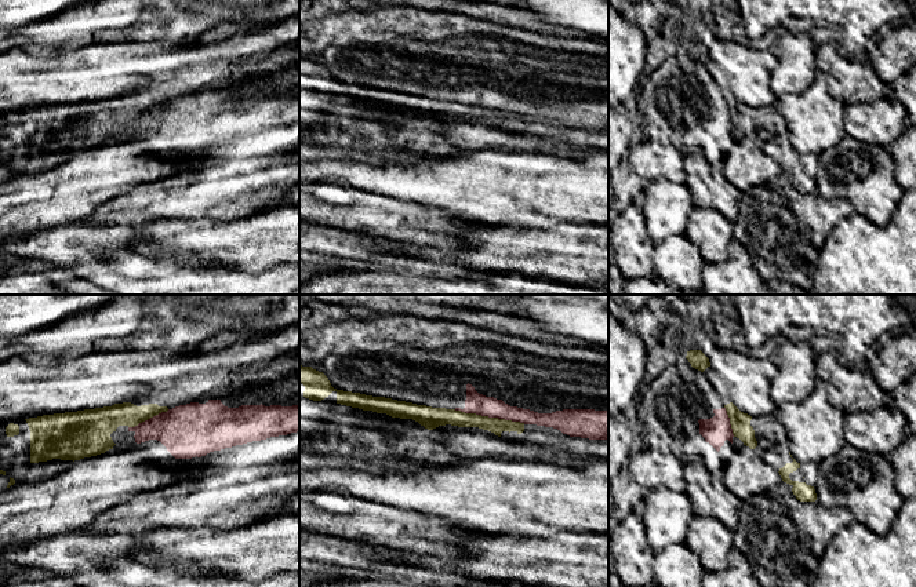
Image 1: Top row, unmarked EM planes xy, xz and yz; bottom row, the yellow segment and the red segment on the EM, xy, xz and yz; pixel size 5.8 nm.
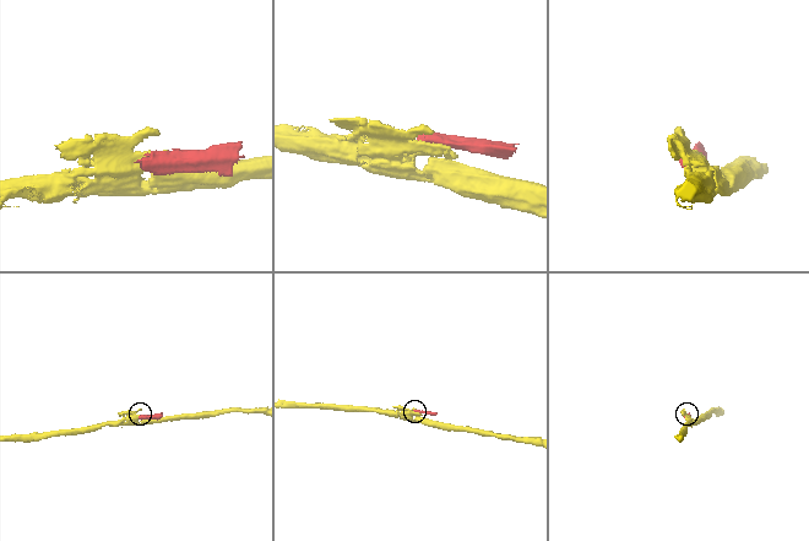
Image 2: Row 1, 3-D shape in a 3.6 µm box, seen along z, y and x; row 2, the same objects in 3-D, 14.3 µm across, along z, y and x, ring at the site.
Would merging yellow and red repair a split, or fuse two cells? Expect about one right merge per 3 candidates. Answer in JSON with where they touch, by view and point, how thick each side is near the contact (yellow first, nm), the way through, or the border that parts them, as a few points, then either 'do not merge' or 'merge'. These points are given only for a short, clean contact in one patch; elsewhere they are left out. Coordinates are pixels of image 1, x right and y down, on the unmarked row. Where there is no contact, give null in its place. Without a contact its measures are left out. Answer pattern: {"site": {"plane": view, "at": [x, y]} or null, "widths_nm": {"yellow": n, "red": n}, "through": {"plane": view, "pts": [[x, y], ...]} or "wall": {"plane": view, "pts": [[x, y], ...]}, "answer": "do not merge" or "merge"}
{"site": {"plane": "xz", "at": [490, 109]}, "widths_nm": {"yellow": 100, "red": 120}, "answer": "do not merge"}

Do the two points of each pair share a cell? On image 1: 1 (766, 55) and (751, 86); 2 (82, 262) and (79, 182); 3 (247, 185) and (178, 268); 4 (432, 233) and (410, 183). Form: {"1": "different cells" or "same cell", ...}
{"1": "same cell", "2": "different cells", "3": "different cells", "4": "different cells"}

